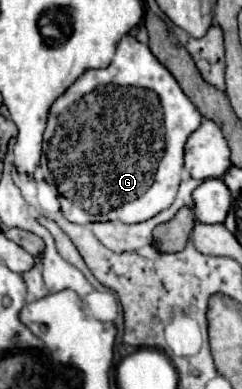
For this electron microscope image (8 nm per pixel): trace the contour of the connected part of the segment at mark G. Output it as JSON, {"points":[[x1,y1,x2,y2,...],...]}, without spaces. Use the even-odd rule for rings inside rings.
{"points":[[125,35,119,41,119,47,115,51,113,61,109,63,109,67,105,69,95,69,95,71,85,71,63,95,59,95,59,99,55,99,55,103,49,109,49,119,47,119,47,129,43,135,43,155,47,157,47,181,51,175,53,185,57,187,59,195,61,195,61,209,65,213,65,217,71,223,93,223,93,221,121,221,121,223,141,223,147,221,151,217,155,217,157,213,161,213,163,209,167,209,179,189,181,183,181,169,183,169,183,147,187,137,201,125,201,113,195,109,195,105,187,99,187,95,181,91,179,83,175,81,175,77,155,59,155,55,151,53,151,49,143,43,139,43,133,35]]}

